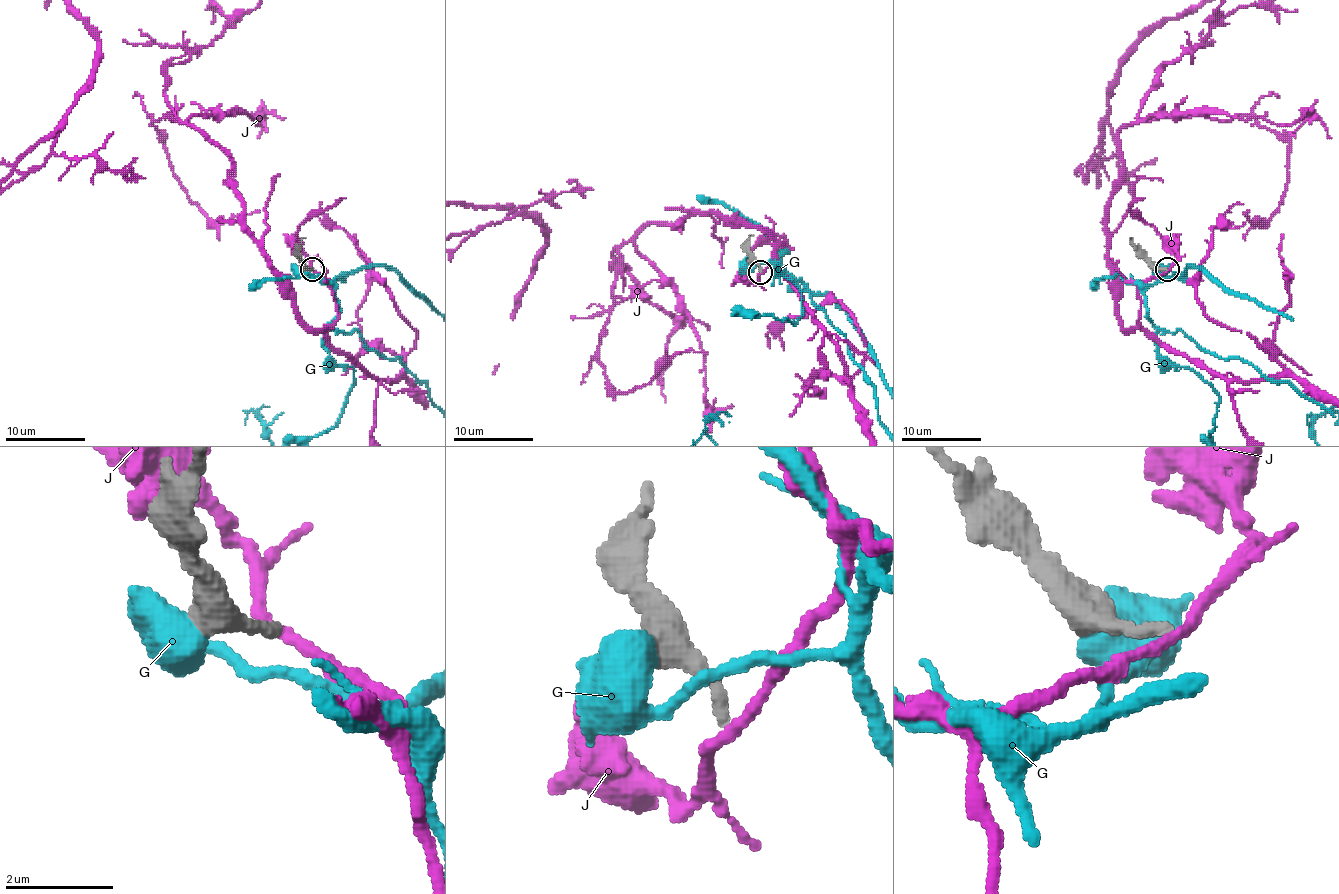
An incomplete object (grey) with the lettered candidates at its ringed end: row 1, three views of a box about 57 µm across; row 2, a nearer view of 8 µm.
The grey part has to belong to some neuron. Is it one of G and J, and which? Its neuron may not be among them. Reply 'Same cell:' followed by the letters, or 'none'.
Same cell: none

